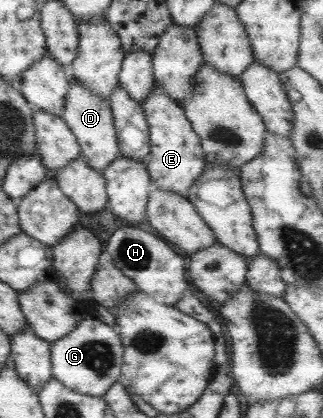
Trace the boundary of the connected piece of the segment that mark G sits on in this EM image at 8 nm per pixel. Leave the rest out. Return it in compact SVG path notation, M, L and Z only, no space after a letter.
M86 315L71 333L51 344L52 377L77 393L102 397L118 380L123 379L123 347L118 331L97 318Z

